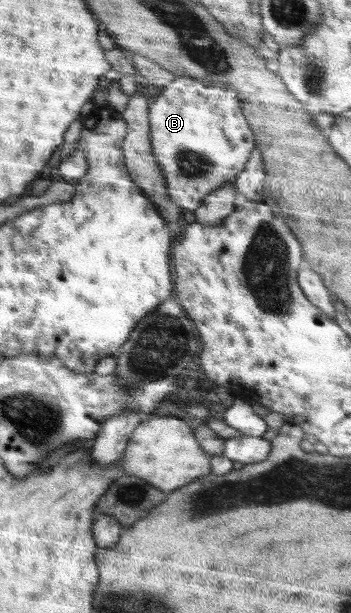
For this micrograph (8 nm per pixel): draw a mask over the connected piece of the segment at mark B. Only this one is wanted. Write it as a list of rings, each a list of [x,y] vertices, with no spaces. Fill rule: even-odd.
[[[177,76],[151,100],[148,118],[152,154],[162,167],[162,175],[166,179],[166,191],[170,199],[184,211],[196,211],[210,192],[222,188],[222,184],[235,180],[252,156],[254,138],[246,124],[246,118],[242,116],[242,110],[238,112],[238,96],[234,94],[234,90],[204,86],[200,80],[190,76]]]

